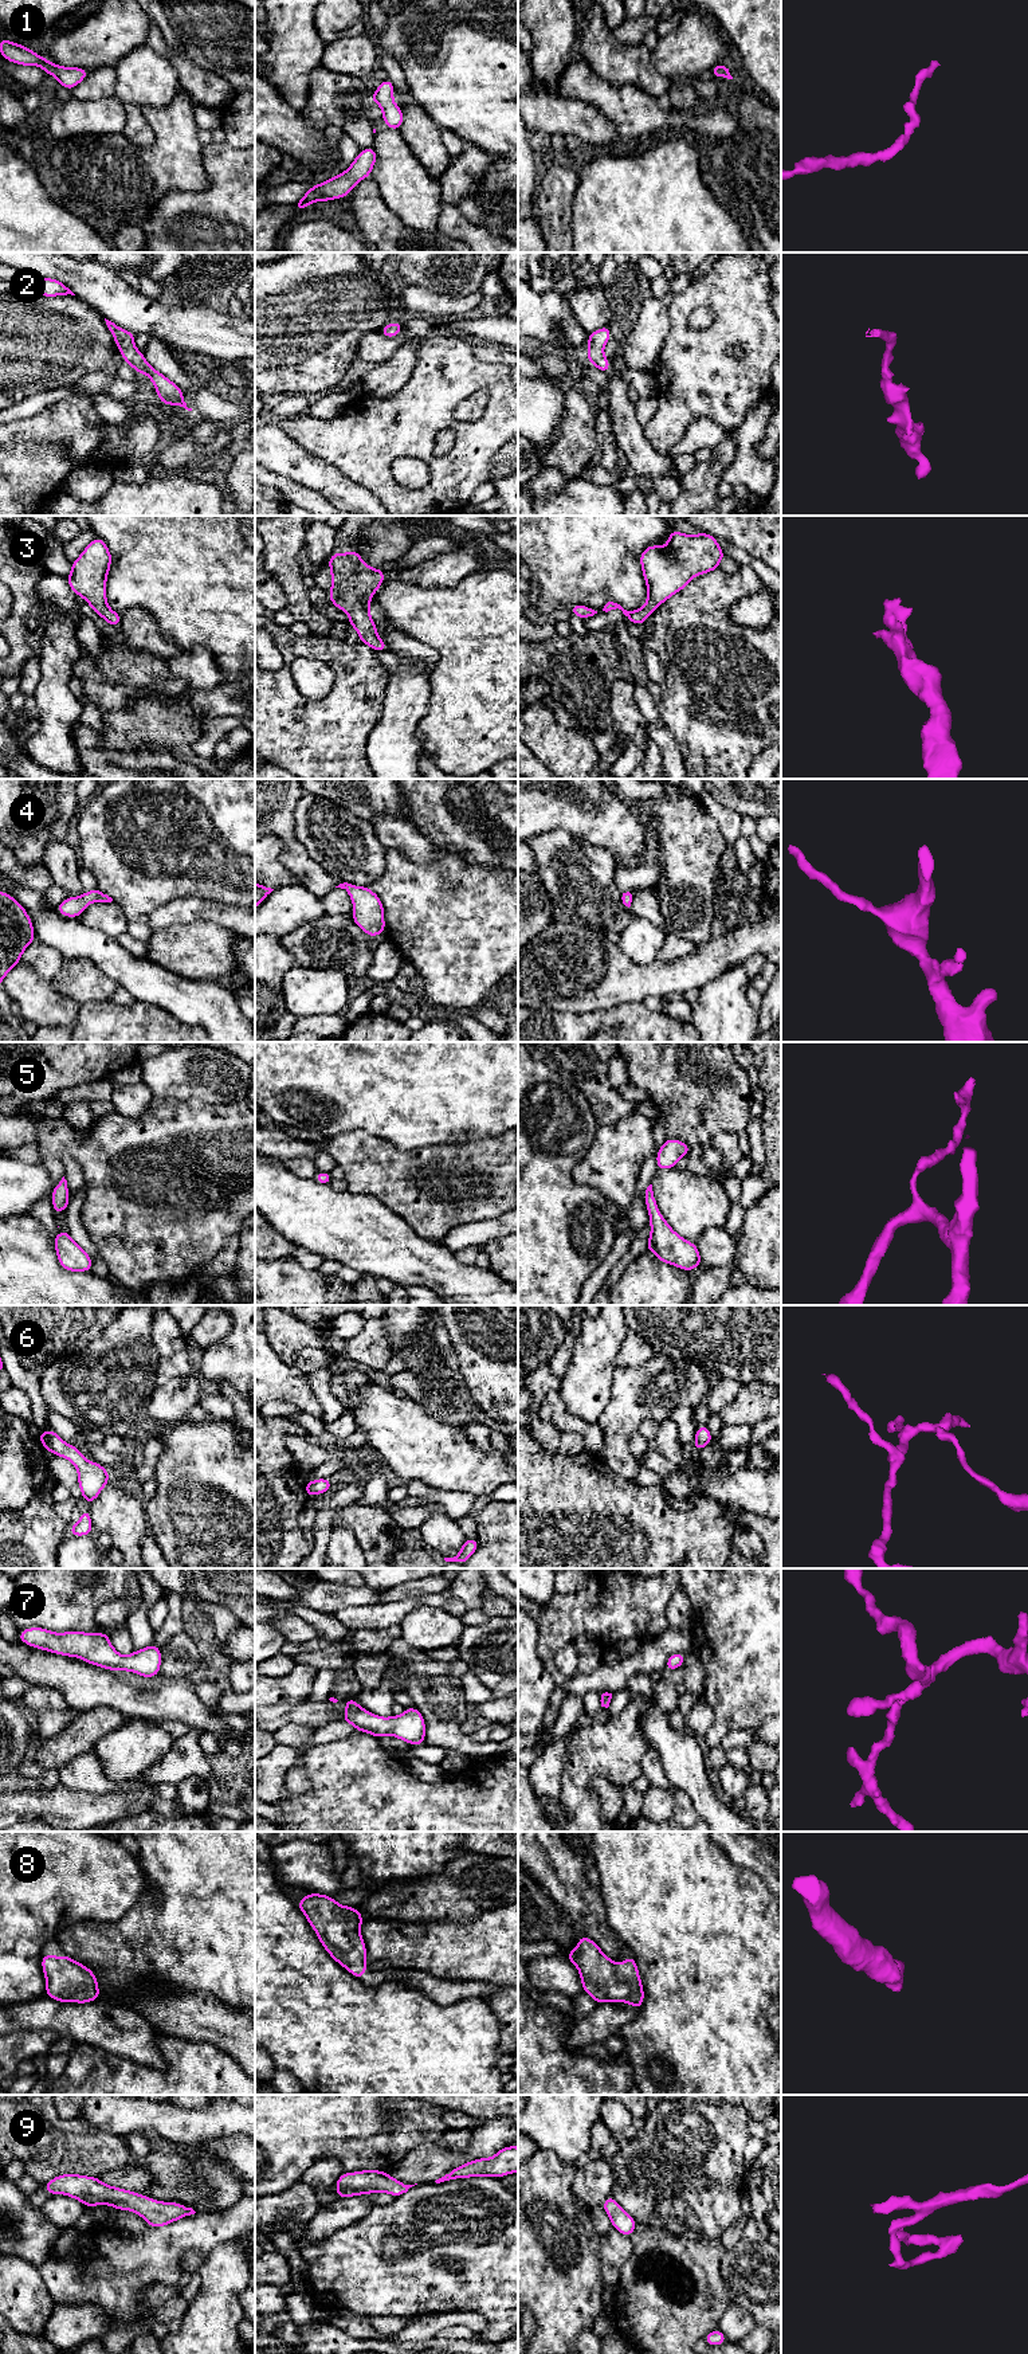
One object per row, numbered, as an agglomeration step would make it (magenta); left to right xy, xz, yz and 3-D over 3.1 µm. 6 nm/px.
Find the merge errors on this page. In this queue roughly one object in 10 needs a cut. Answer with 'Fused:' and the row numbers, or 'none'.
Fused: none

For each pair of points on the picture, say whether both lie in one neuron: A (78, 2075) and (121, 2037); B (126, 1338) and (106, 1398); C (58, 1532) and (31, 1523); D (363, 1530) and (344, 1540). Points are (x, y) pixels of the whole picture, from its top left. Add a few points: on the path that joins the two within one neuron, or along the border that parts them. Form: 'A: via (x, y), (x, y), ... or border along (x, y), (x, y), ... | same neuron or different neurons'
A: border along (90, 2045), (106, 2053) | different neurons
B: via (125, 1352), (125, 1369), (110, 1383) | same neuron
C: via (51, 1531), (38, 1530) | same neuron
D: border along (332, 1526), (345, 1528), (364, 1554) | different neurons

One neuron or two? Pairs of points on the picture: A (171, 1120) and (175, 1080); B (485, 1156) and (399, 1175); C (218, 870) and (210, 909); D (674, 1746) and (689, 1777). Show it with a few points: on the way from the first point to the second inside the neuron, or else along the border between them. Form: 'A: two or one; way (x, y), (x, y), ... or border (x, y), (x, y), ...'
A: two; border (155, 1097), (200, 1099), (204, 1101)
B: one; way (463, 1159), (436, 1159), (420, 1174)
C: two; border (181, 896), (195, 896), (240, 907)
D: one; way (681, 1754), (685, 1769)

